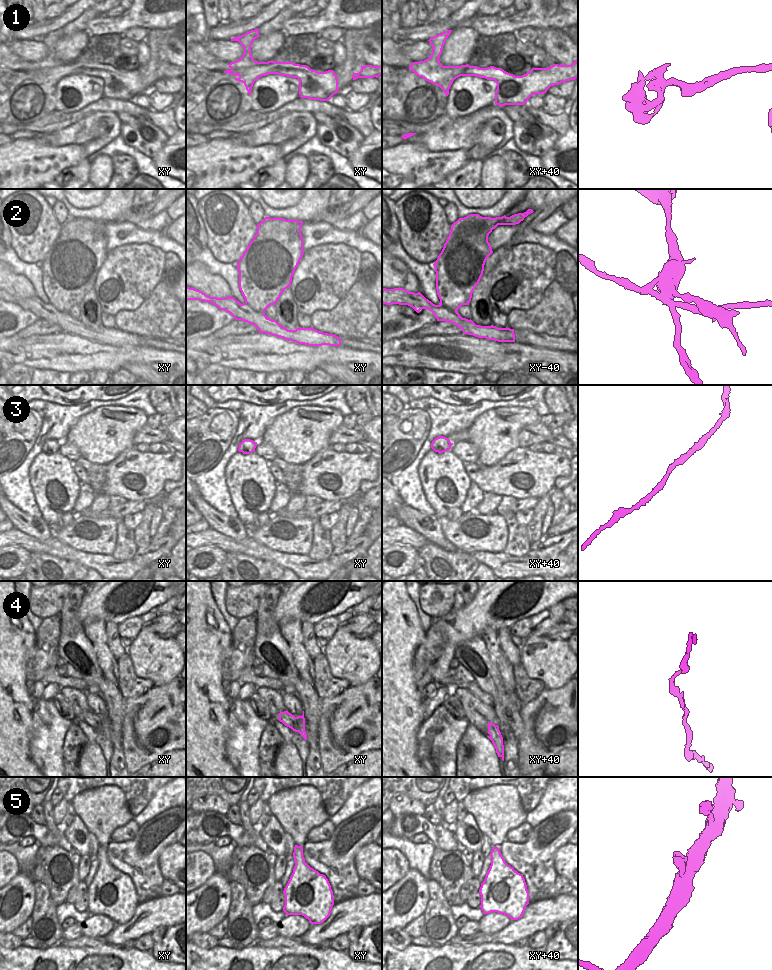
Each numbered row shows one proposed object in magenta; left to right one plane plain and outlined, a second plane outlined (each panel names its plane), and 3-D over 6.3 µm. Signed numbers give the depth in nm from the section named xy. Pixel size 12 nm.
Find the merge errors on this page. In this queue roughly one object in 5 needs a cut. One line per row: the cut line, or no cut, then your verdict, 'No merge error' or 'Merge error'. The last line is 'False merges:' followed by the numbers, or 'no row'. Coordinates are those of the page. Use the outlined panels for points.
1: No split. No merge error
2: Split along xy (244, 303), (252, 309), (252, 313), (255, 316), (266, 318). Merge error
3: No split. No merge error
4: No split. No merge error
5: No split. No merge error
False merges: 2

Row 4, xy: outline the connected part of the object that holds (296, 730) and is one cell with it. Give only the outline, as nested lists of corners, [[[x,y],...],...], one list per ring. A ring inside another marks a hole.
[[[287,710],[279,713],[279,719],[285,726],[291,728],[295,732],[299,732],[301,736],[306,740],[307,734],[305,732],[305,718],[304,711],[302,716],[295,717]]]

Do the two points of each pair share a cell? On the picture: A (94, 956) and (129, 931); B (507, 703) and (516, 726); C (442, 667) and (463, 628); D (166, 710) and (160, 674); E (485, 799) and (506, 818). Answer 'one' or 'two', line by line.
A: two
B: one
C: one
D: two
E: one

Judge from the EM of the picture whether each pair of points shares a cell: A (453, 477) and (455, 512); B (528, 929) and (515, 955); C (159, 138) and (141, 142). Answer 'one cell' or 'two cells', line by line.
A: two cells
B: two cells
C: one cell

